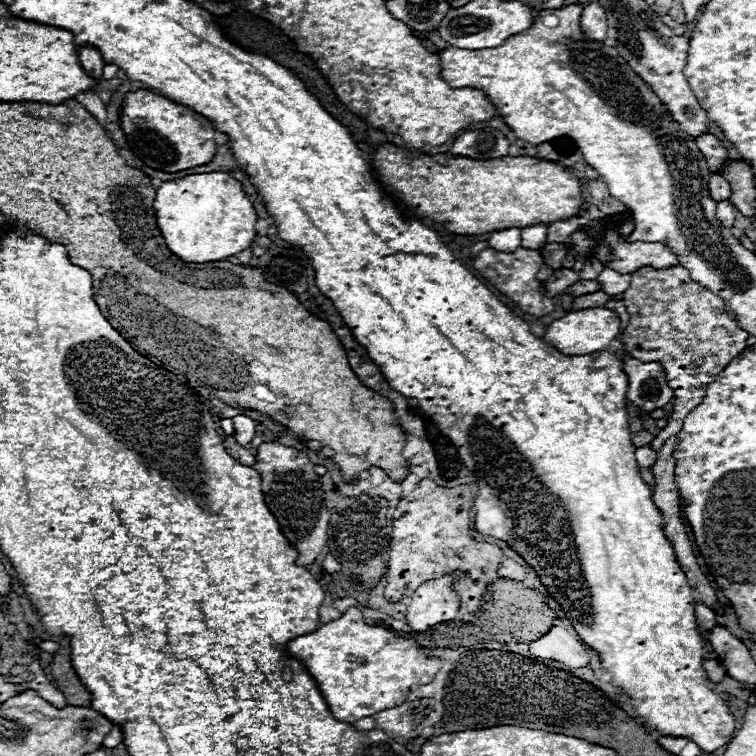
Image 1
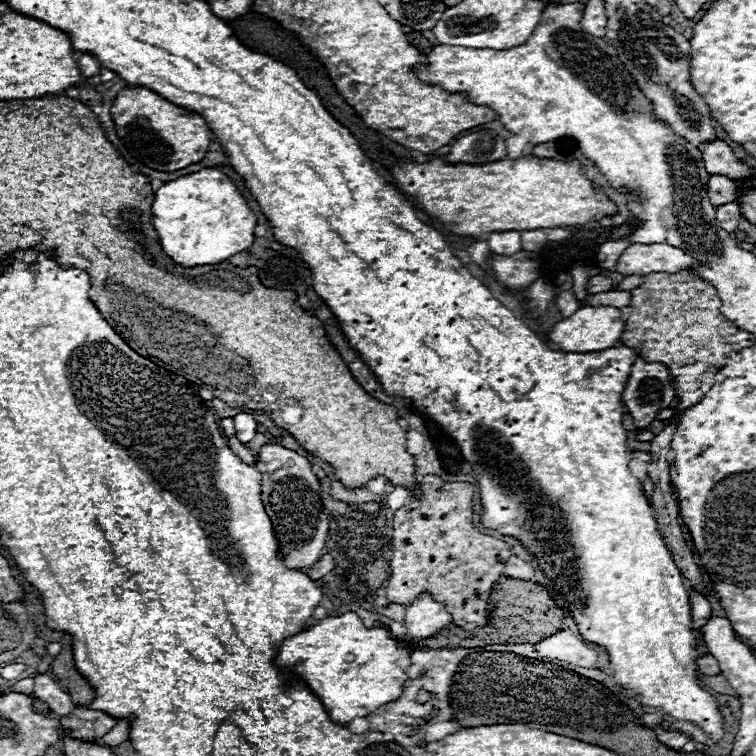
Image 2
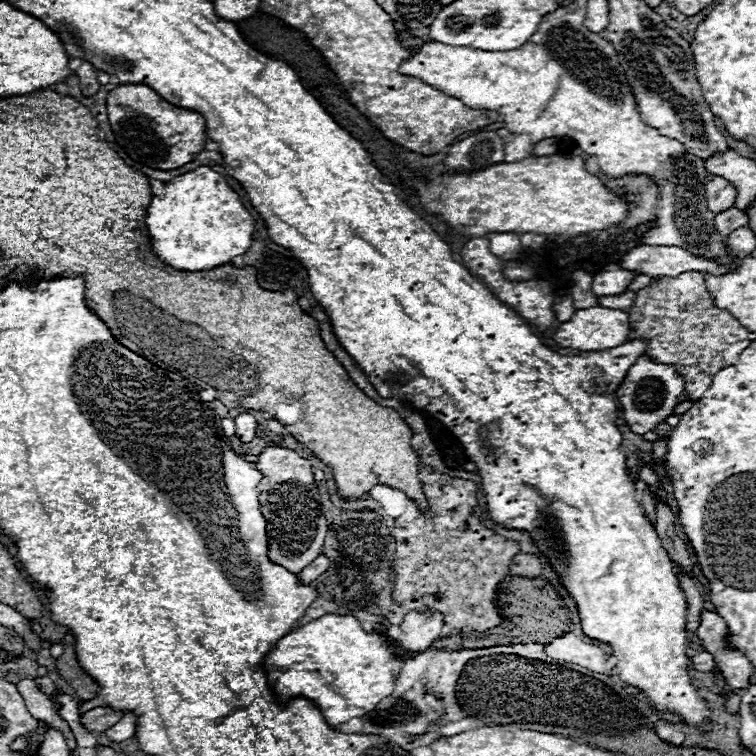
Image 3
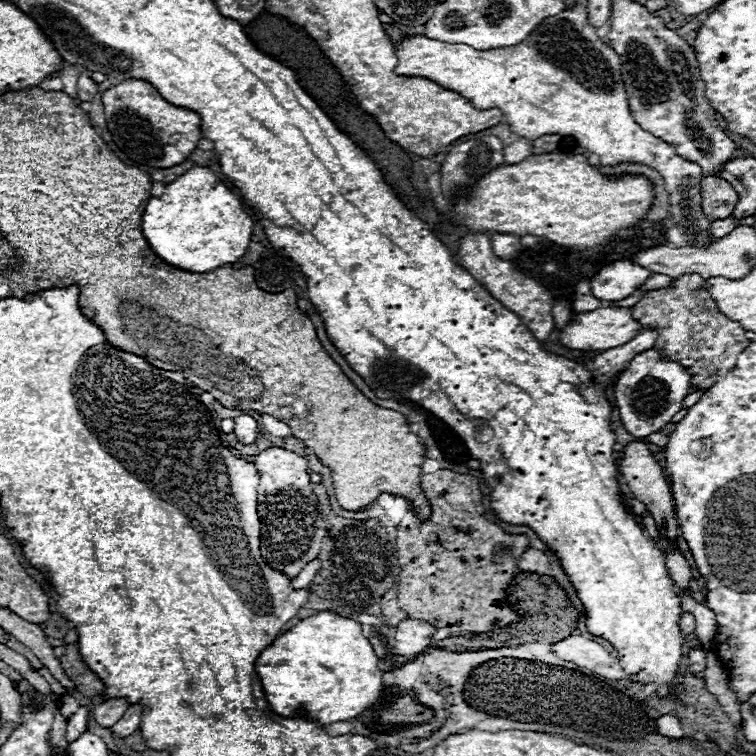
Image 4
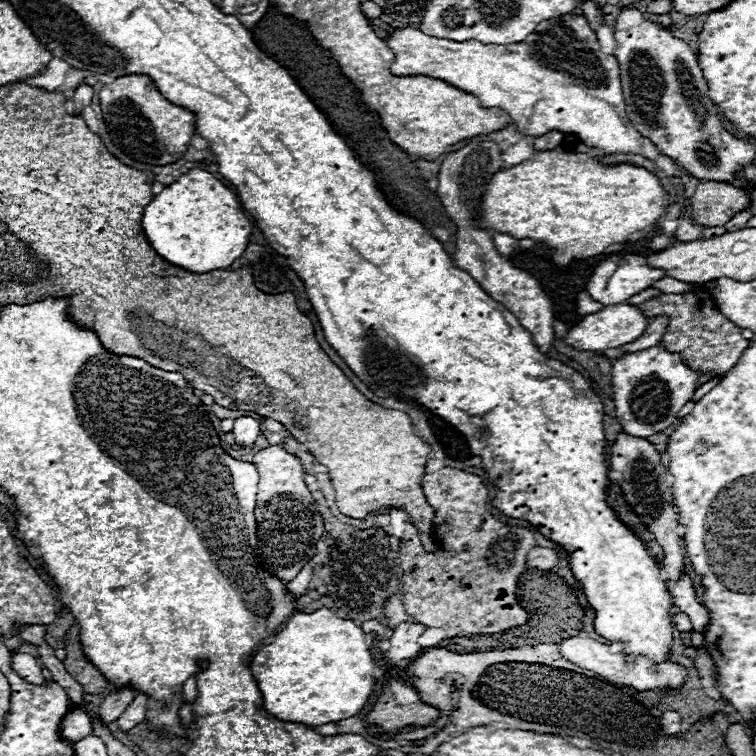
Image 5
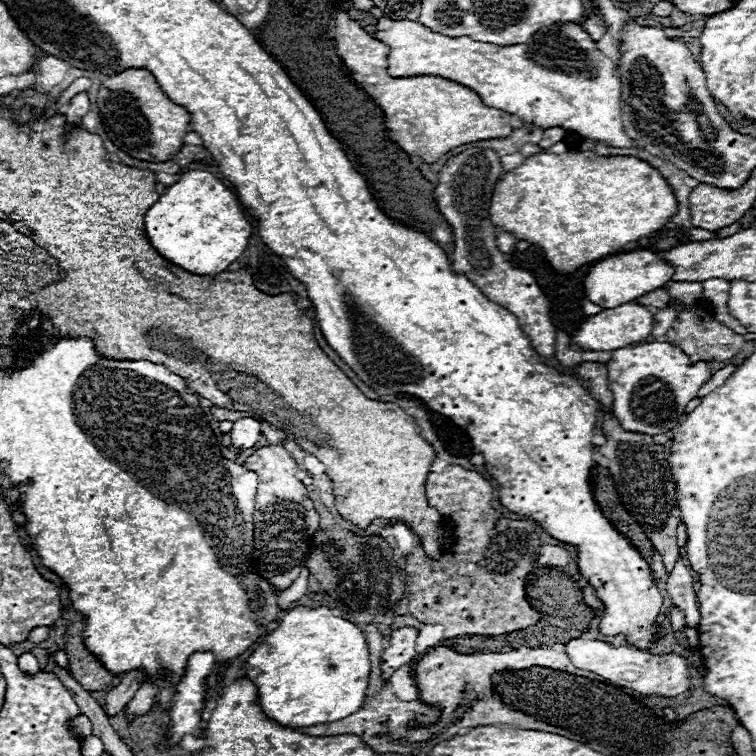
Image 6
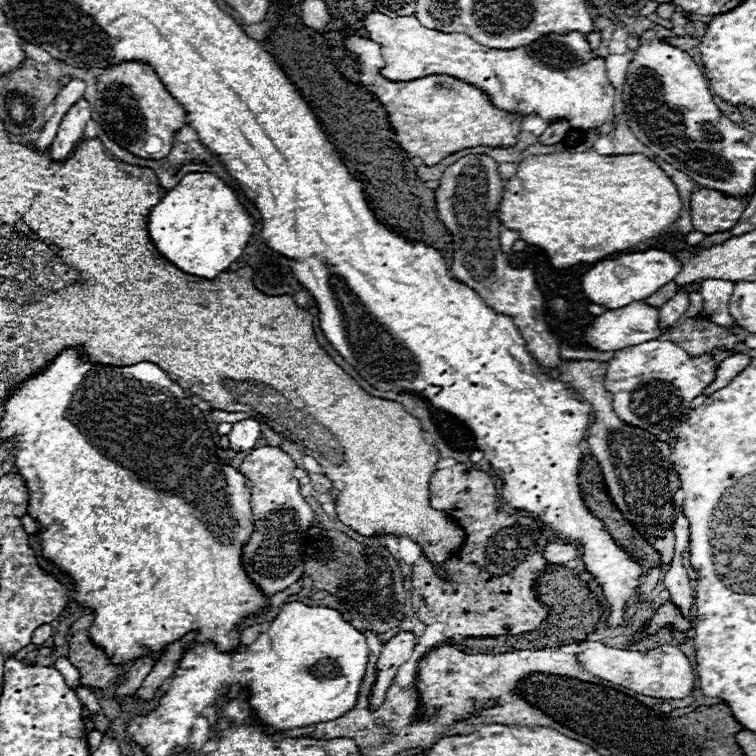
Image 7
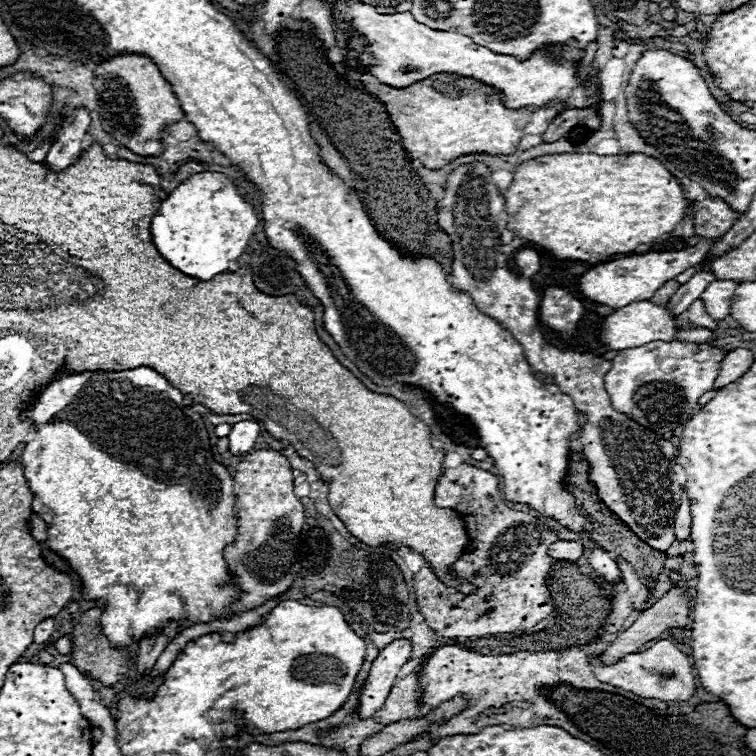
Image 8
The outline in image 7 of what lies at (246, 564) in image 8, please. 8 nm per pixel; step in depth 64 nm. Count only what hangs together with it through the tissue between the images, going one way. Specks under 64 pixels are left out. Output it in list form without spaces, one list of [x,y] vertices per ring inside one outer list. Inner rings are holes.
[[[262,446],[252,450],[240,470],[252,480],[252,524],[254,524],[254,532],[250,536],[250,542],[244,546],[244,568],[248,570],[248,576],[260,584],[260,588],[272,596],[276,592],[286,590],[288,586],[292,586],[304,572],[304,534],[308,532],[308,528],[314,524],[314,510],[310,508],[310,504],[306,502],[306,498],[300,494],[300,482],[294,478],[294,470],[296,464],[290,458],[290,454],[286,454],[282,448],[274,448],[274,446]]]

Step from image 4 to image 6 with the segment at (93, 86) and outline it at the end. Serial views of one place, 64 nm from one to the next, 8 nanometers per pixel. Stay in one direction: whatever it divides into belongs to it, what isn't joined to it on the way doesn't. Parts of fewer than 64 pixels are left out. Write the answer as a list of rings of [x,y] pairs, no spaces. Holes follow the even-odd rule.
[[[80,92],[72,98],[68,110],[66,110],[66,118],[68,118],[68,124],[78,124],[86,112],[90,110],[90,98],[88,98],[88,92]]]

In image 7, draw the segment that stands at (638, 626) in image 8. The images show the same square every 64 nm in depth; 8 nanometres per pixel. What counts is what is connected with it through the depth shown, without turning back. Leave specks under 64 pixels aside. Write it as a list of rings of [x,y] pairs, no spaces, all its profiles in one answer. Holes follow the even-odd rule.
[[[666,602],[666,604],[662,604],[658,608],[658,612],[654,614],[654,618],[650,618],[646,622],[644,632],[646,634],[654,634],[658,628],[668,626],[668,624],[674,624],[674,628],[680,632],[688,632],[690,630],[690,622],[682,616],[680,608],[674,602]]]

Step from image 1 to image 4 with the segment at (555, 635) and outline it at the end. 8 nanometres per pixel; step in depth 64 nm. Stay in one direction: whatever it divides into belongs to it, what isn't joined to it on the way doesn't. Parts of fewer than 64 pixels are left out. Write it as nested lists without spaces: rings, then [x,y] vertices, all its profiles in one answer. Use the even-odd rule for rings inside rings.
[[[568,636],[556,644],[552,644],[552,652],[560,658],[560,660],[566,660],[566,662],[574,662],[582,668],[588,668],[608,680],[620,680],[620,678],[626,678],[626,680],[632,680],[632,682],[646,682],[646,674],[640,672],[636,676],[628,676],[618,660],[606,650],[602,648],[600,644],[584,638],[584,636]]]

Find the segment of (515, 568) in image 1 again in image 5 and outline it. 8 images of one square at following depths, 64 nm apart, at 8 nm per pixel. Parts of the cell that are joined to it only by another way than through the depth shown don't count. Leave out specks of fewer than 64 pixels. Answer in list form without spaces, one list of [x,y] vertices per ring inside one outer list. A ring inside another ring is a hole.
[[[532,548],[526,554],[526,566],[536,568],[536,570],[550,570],[558,564],[558,554],[550,548]]]

